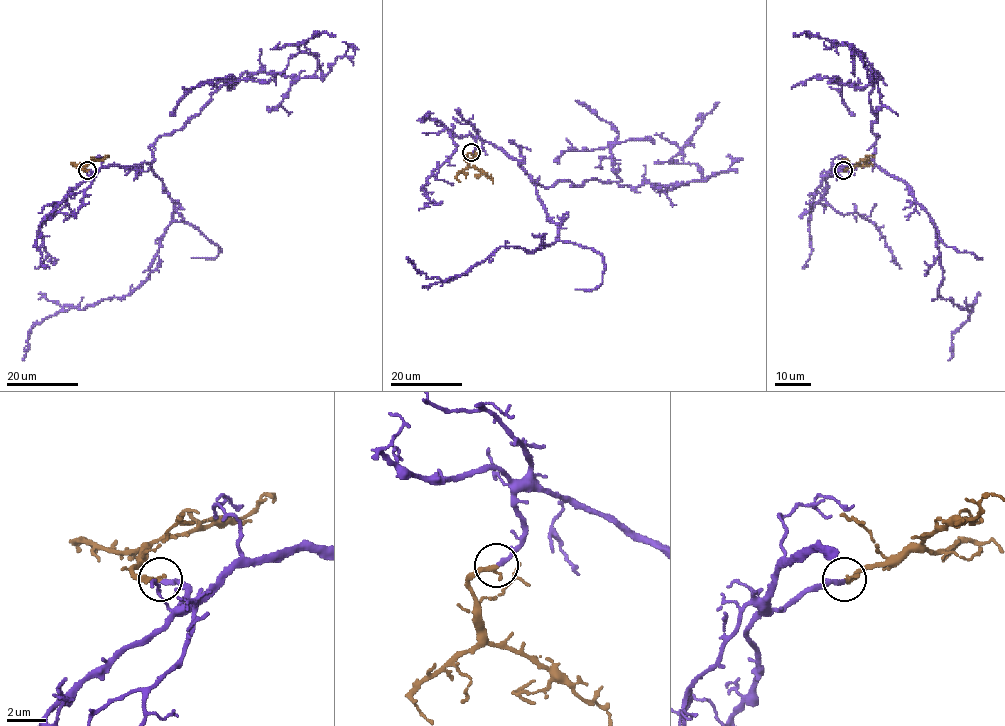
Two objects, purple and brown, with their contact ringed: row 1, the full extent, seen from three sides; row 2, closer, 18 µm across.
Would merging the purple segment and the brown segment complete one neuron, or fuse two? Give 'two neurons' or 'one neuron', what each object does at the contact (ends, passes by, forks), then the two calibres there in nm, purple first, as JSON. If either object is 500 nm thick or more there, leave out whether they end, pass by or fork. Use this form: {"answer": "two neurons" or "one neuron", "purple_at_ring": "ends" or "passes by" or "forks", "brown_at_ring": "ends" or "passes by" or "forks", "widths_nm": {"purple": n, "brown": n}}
{"answer": "one neuron", "purple_at_ring": "ends", "brown_at_ring": "ends", "widths_nm": {"purple": 220, "brown": 280}}

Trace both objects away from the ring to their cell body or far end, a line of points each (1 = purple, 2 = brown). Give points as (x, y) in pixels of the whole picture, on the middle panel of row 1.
1: (471, 152), (476, 139), (493, 143), (543, 186), (696, 181), (701, 170), (682, 149), (719, 102)
2: (471, 152), (466, 156), (467, 163), (490, 178), (492, 184)

